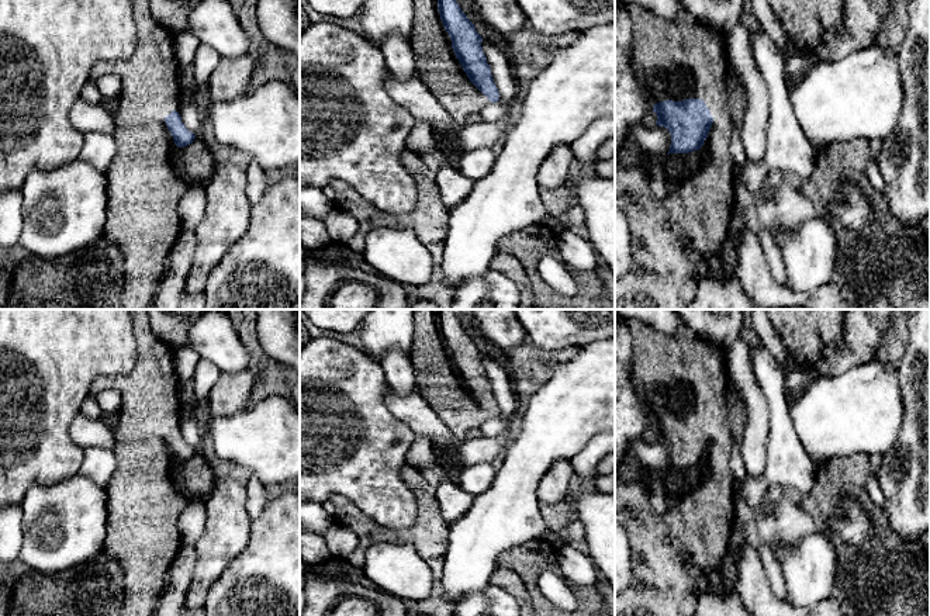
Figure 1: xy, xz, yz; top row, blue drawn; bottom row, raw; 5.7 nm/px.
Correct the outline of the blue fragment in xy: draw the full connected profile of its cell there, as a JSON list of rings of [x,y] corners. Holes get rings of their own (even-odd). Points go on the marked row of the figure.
[[[131,0],[136,24],[136,48],[127,60],[100,60],[93,68],[93,79],[117,75],[121,80],[118,108],[113,113],[117,155],[106,174],[108,181],[108,204],[103,236],[117,245],[124,256],[124,287],[121,309],[149,309],[167,270],[170,250],[181,231],[179,203],[187,191],[187,184],[174,173],[170,158],[173,150],[190,145],[196,135],[181,122],[174,110],[167,117],[160,114],[166,98],[180,96],[179,63],[174,56],[174,34],[165,30],[152,17],[148,0]]]

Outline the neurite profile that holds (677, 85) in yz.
[[[635,68],[635,76],[642,83],[651,105],[673,100],[701,98],[705,101],[711,115],[716,115],[716,107],[709,94],[695,84],[694,76],[687,69],[674,68],[671,70],[647,70]]]

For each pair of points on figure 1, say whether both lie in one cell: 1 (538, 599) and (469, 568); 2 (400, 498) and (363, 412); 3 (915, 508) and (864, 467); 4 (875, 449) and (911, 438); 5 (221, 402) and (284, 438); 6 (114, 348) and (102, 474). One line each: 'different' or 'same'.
1: different
2: same
3: different
4: different
5: different
6: different

